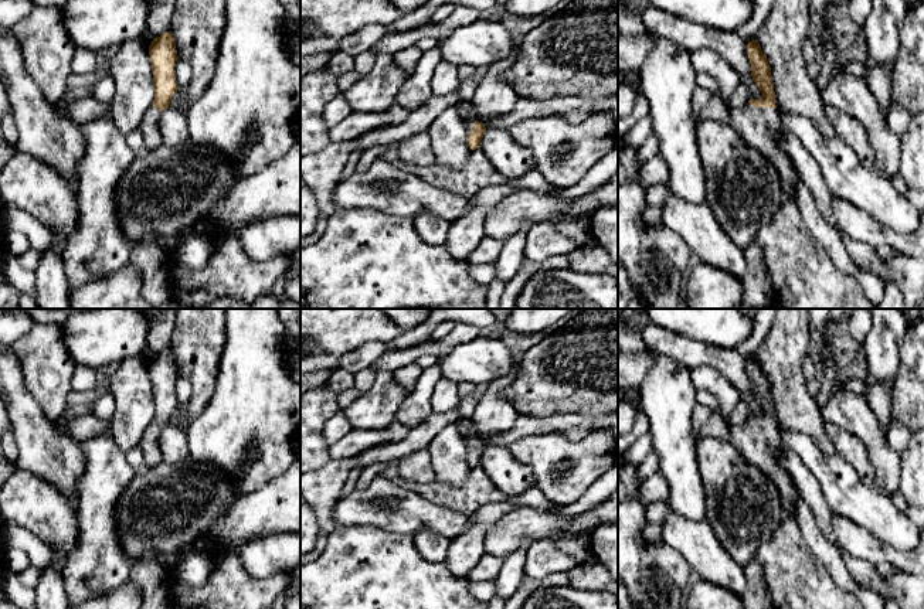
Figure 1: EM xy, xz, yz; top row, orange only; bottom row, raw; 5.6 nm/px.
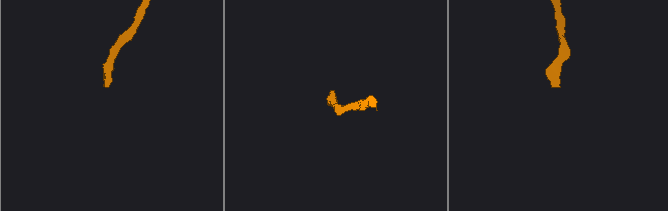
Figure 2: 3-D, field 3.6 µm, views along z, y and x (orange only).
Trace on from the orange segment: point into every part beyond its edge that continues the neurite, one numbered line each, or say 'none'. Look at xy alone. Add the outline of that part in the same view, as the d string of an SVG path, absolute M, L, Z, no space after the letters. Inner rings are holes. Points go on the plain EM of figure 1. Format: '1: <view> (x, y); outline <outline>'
1: xy (149, 444); outline M153 422L146 428L139 446L145 456L145 463L147 467L153 467L159 463L163 463L162 450L159 446L160 428Z

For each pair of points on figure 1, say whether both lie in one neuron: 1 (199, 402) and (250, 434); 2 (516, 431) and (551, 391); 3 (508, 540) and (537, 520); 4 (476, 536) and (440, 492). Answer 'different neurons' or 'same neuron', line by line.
1: different neurons
2: different neurons
3: same neuron
4: different neurons

